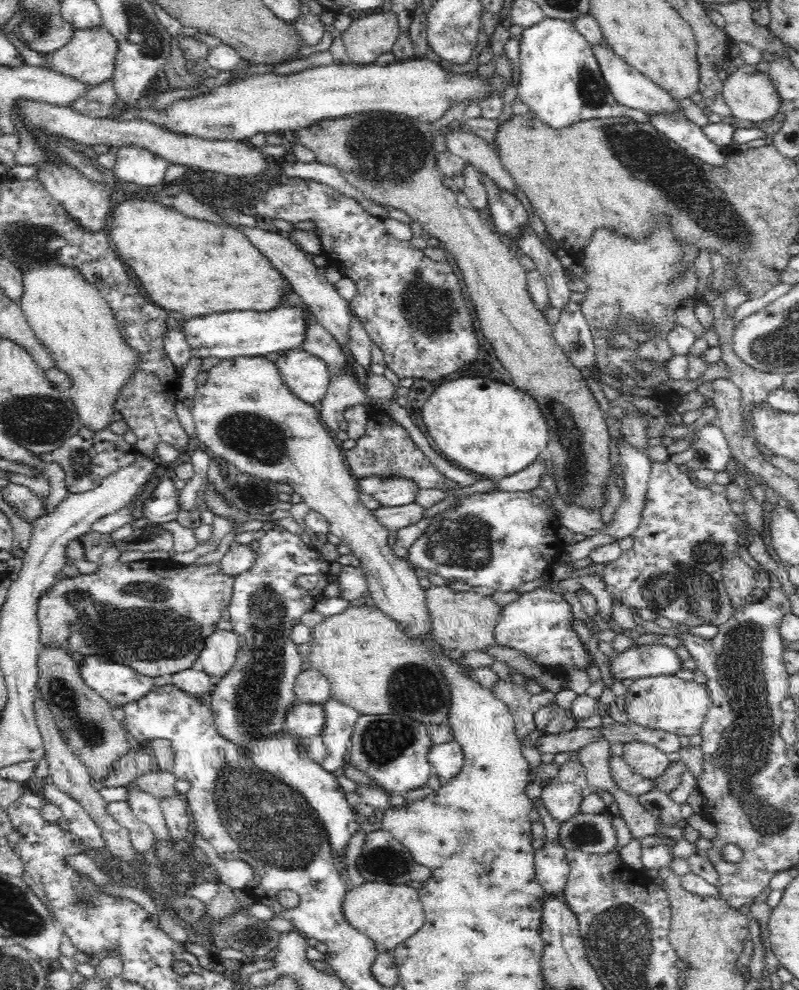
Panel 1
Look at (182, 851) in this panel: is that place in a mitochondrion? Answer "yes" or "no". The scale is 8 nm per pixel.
no

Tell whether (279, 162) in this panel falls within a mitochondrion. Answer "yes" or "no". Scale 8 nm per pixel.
no

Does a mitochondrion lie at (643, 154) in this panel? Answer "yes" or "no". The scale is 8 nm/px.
yes

